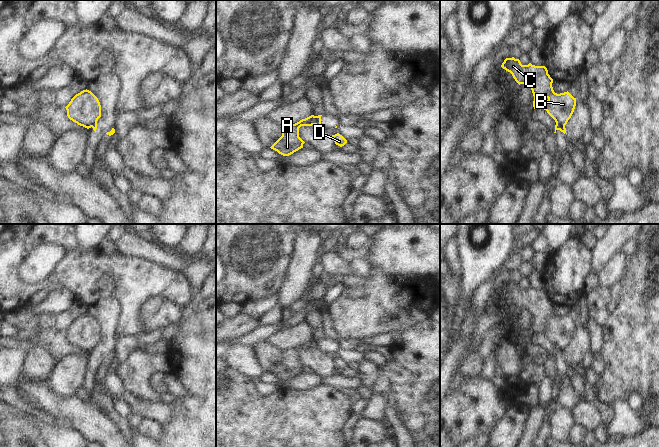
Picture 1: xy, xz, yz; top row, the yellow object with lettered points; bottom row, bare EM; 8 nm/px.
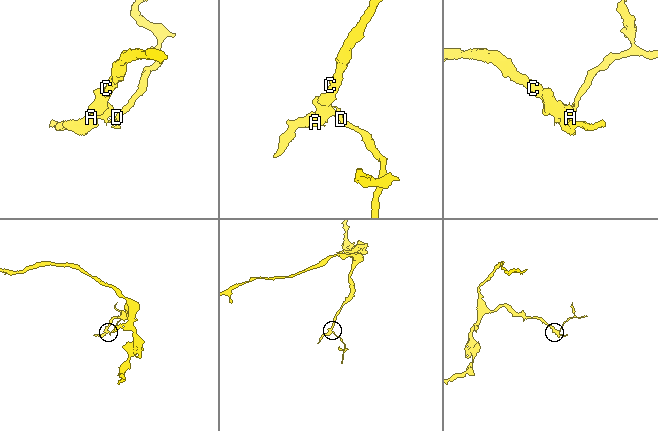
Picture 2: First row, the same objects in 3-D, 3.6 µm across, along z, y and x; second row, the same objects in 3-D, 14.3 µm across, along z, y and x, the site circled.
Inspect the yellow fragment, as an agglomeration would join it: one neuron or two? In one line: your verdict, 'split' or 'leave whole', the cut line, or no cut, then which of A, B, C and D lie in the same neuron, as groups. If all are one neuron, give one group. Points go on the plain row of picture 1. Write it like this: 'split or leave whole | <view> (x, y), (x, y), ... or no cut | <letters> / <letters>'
split | yz (556, 346), (564, 349) | A B C / D

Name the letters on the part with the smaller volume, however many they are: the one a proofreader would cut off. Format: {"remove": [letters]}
{"remove": ["D"]}

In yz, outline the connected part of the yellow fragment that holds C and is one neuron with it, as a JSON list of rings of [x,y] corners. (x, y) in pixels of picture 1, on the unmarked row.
[[[512,281],[506,282],[501,291],[510,296],[519,309],[526,308],[531,312],[534,333],[546,334],[557,348],[567,348],[574,336],[576,322],[568,315],[560,318],[554,316],[553,303],[545,290],[522,289],[519,283]]]

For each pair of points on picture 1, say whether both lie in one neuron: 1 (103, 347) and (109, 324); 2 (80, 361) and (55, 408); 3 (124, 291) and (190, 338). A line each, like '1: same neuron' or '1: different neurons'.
1: same neuron
2: different neurons
3: different neurons

